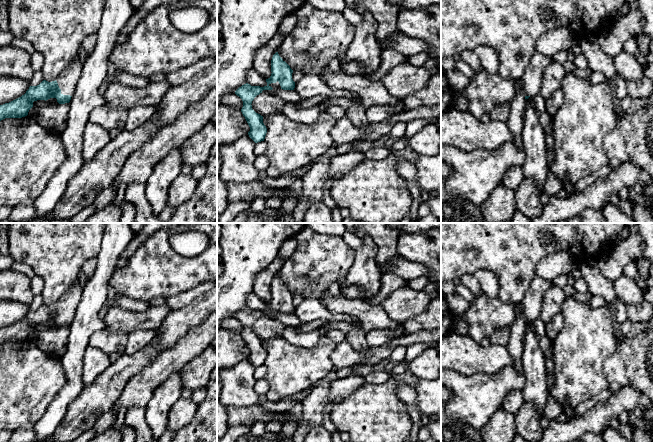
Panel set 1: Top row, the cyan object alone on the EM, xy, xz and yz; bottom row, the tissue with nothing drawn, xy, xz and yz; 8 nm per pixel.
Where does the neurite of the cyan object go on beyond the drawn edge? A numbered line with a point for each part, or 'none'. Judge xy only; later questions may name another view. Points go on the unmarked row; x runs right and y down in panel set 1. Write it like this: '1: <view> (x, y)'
1: xy (67, 305)

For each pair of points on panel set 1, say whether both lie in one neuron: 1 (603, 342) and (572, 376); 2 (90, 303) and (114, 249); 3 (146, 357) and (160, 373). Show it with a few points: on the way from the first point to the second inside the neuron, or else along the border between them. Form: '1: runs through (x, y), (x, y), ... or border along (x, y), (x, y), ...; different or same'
1: runs through (595, 350), (578, 368); same
2: runs through (95, 290), (101, 279), (106, 262); same
3: border along (170, 348), (161, 350), (132, 376); different

